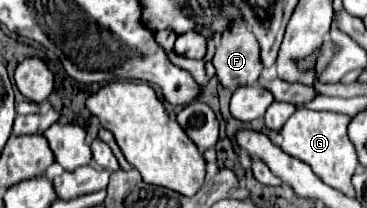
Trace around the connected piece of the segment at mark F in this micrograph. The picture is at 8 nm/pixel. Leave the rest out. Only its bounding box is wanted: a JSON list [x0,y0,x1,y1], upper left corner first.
[212,18,264,90]

